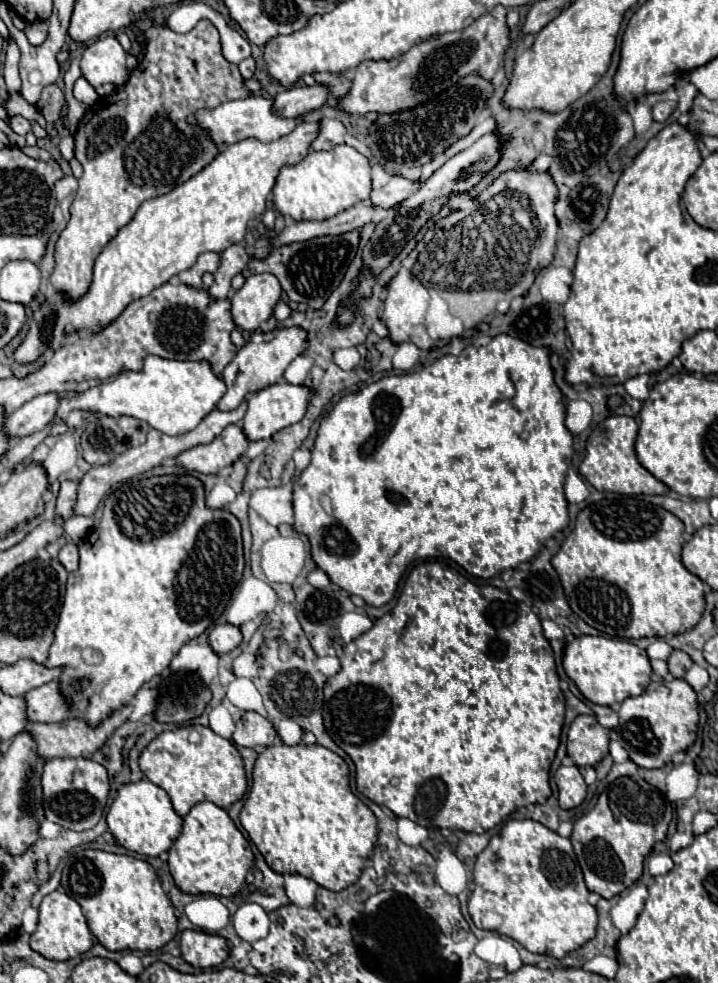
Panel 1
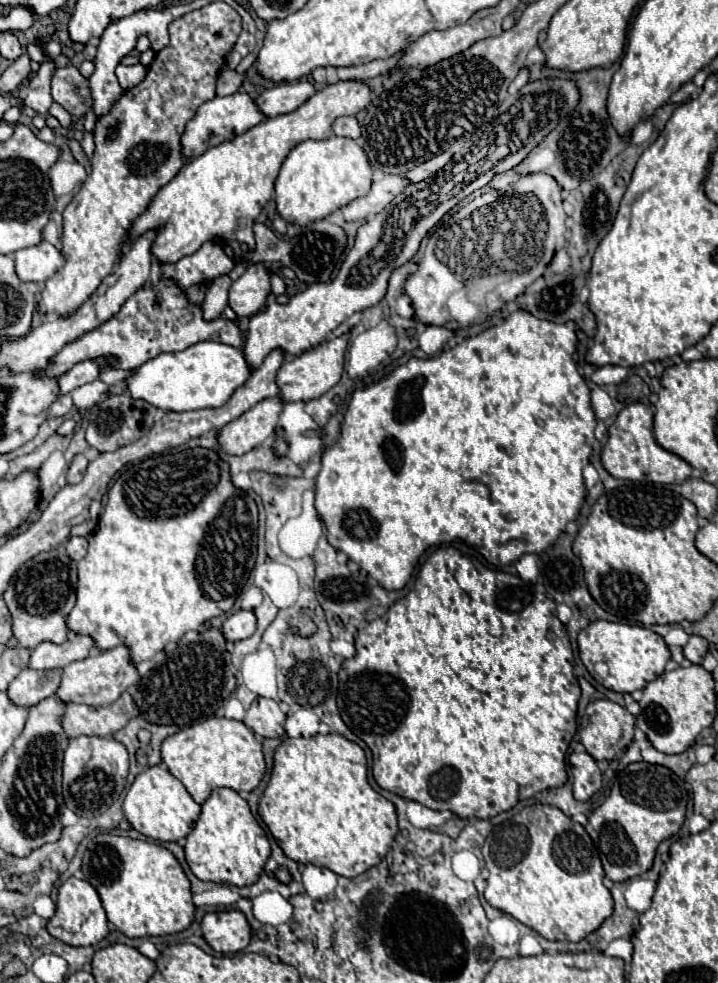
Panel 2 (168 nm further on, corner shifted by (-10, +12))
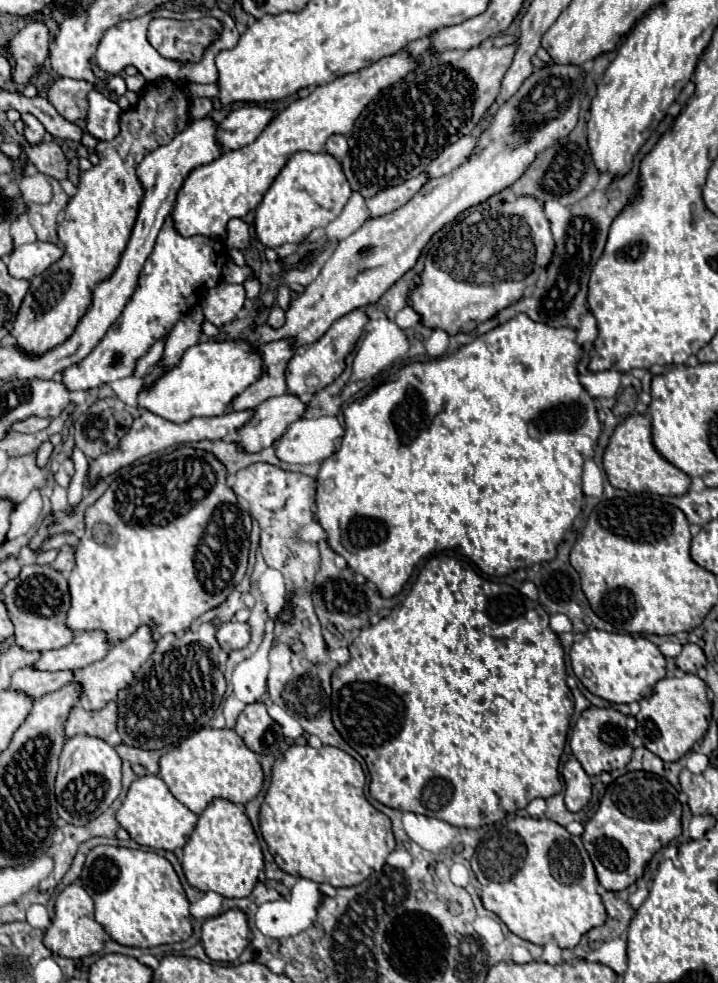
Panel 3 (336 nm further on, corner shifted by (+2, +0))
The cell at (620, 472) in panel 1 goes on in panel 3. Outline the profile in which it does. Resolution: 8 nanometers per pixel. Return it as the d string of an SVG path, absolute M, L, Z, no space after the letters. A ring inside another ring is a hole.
M632 414L614 430L604 452L604 472L614 488L628 492L652 492L660 496L680 496L690 488L690 476L660 456L652 442L652 424L642 414Z

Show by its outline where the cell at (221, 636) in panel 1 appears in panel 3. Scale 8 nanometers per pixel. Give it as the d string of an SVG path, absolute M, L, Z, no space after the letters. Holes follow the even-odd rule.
M224 622L218 626L216 638L222 646L222 650L240 650L250 642L250 626L240 622Z

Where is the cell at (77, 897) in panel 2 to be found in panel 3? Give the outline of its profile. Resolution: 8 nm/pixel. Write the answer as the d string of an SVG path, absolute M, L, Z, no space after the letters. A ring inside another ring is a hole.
M70 884L66 886L56 900L56 914L52 918L50 928L44 934L44 946L64 958L86 958L92 954L98 954L104 948L104 928L94 920L94 900L88 896L88 892L78 886Z

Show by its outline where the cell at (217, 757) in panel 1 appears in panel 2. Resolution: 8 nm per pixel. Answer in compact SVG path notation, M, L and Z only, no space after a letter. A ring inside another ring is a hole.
M206 718L206 720L199 720L189 726L186 726L178 732L168 736L162 742L162 764L168 768L168 772L172 776L176 776L188 790L188 794L194 798L194 802L202 804L212 790L216 788L232 788L236 792L252 792L264 772L266 772L266 764L264 764L264 756L262 756L262 744L254 738L254 732L250 728L246 728L242 722L236 720L228 720L228 718Z

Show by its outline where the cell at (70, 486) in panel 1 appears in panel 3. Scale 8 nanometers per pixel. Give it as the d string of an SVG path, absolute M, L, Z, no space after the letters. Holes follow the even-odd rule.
M64 460L58 468L56 468L56 474L54 474L54 480L62 486L62 488L68 488L70 484L70 478L74 474L74 464L72 460Z

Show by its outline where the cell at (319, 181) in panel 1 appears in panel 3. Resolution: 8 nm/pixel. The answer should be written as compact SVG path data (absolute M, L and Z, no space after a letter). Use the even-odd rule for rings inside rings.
M296 152L276 176L274 184L268 188L264 200L256 208L256 238L268 248L278 248L286 242L298 244L314 228L324 228L334 218L338 218L350 194L350 184L334 156L328 152Z

